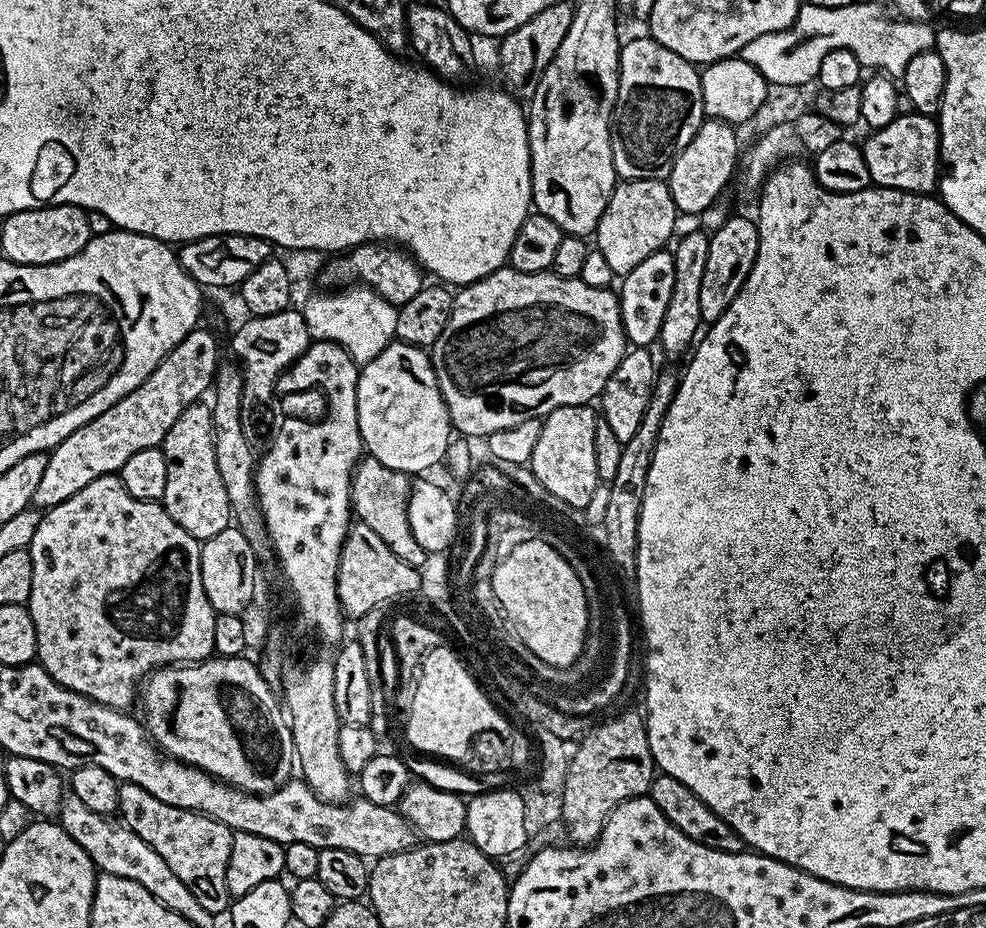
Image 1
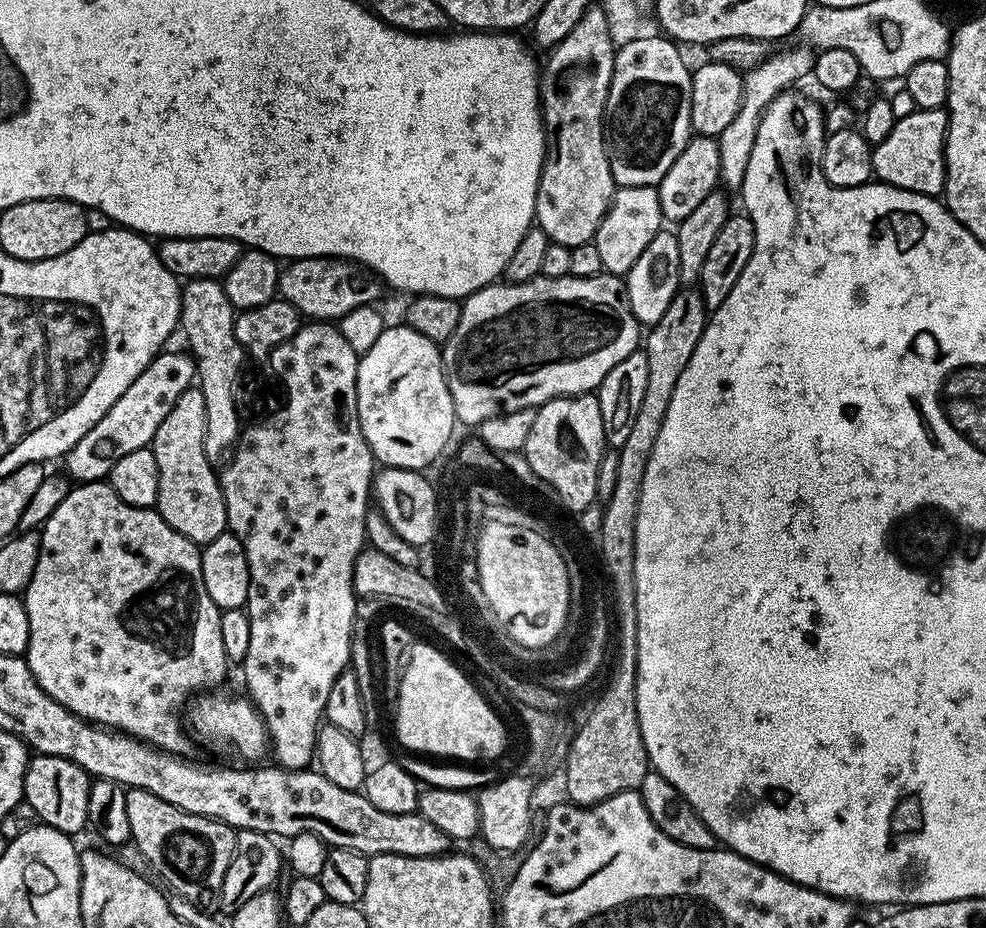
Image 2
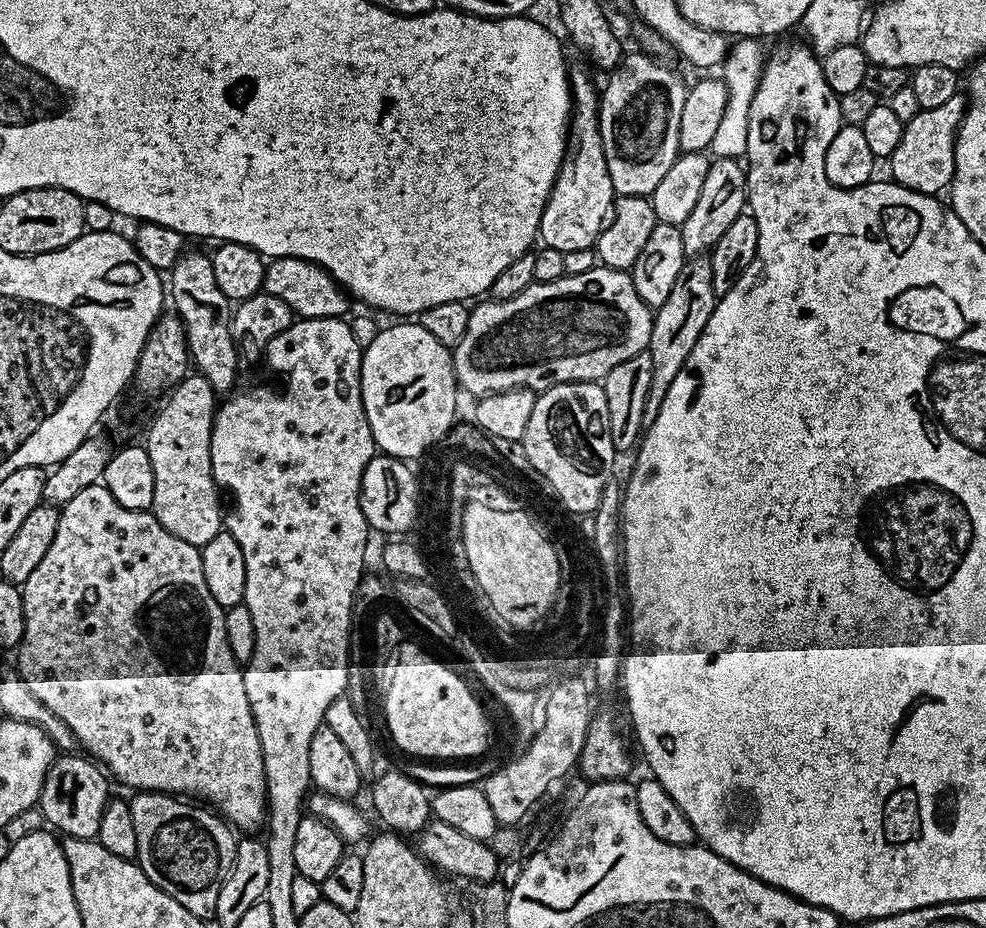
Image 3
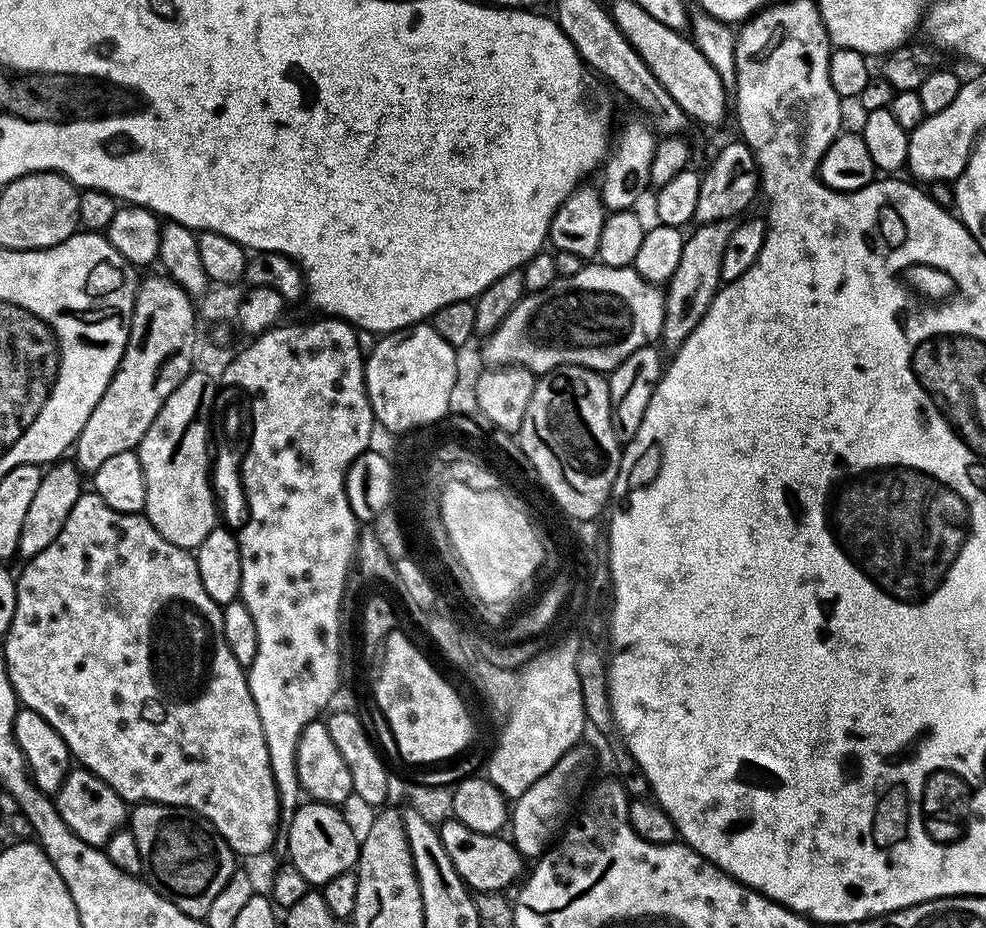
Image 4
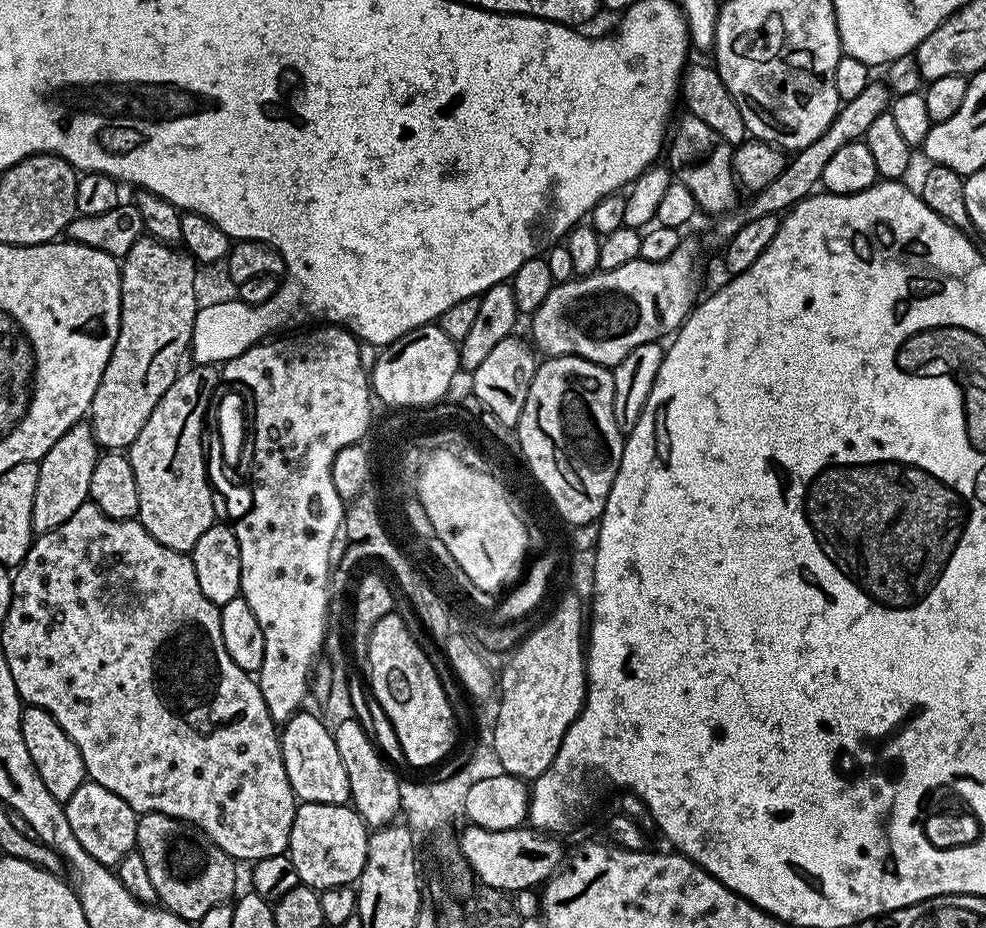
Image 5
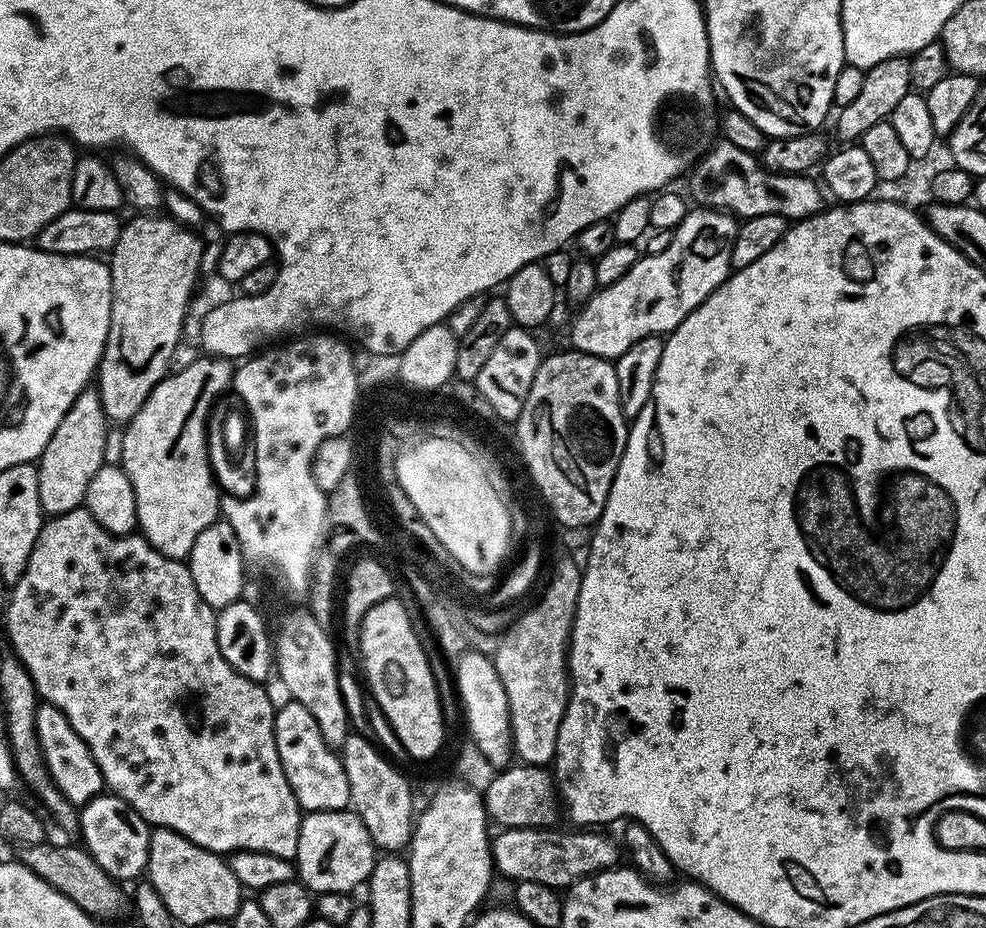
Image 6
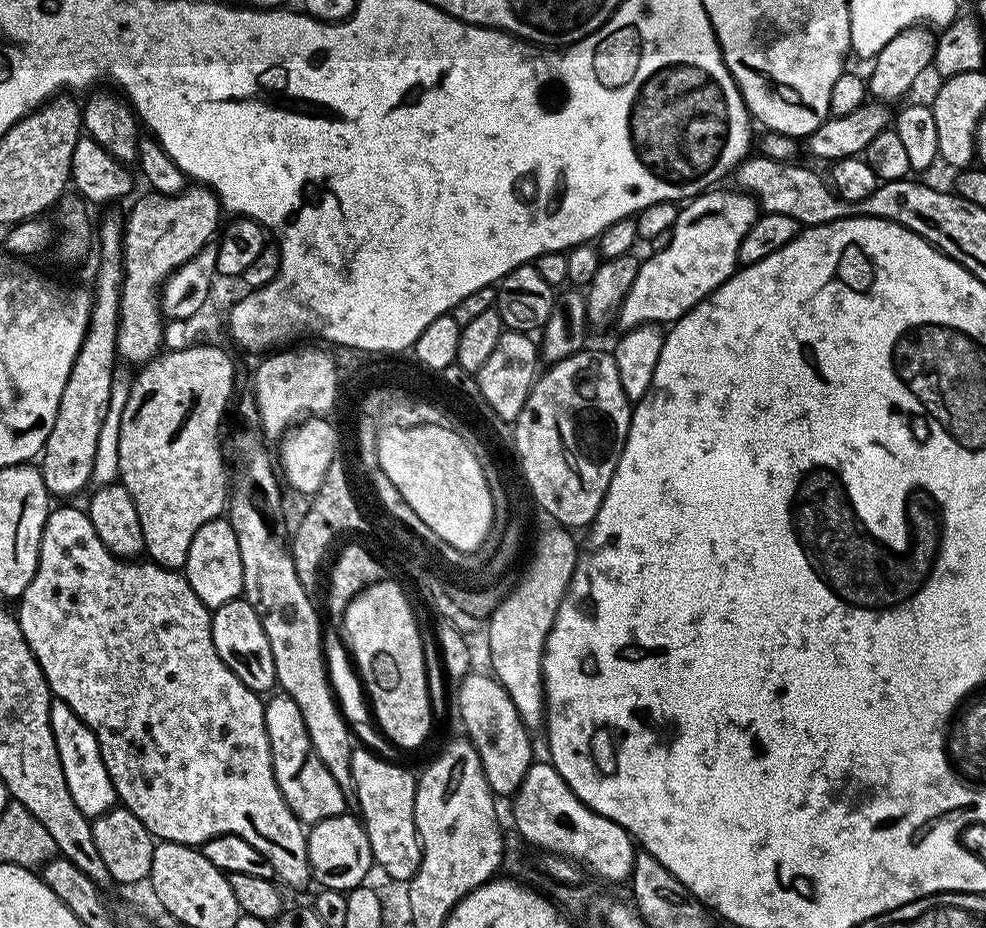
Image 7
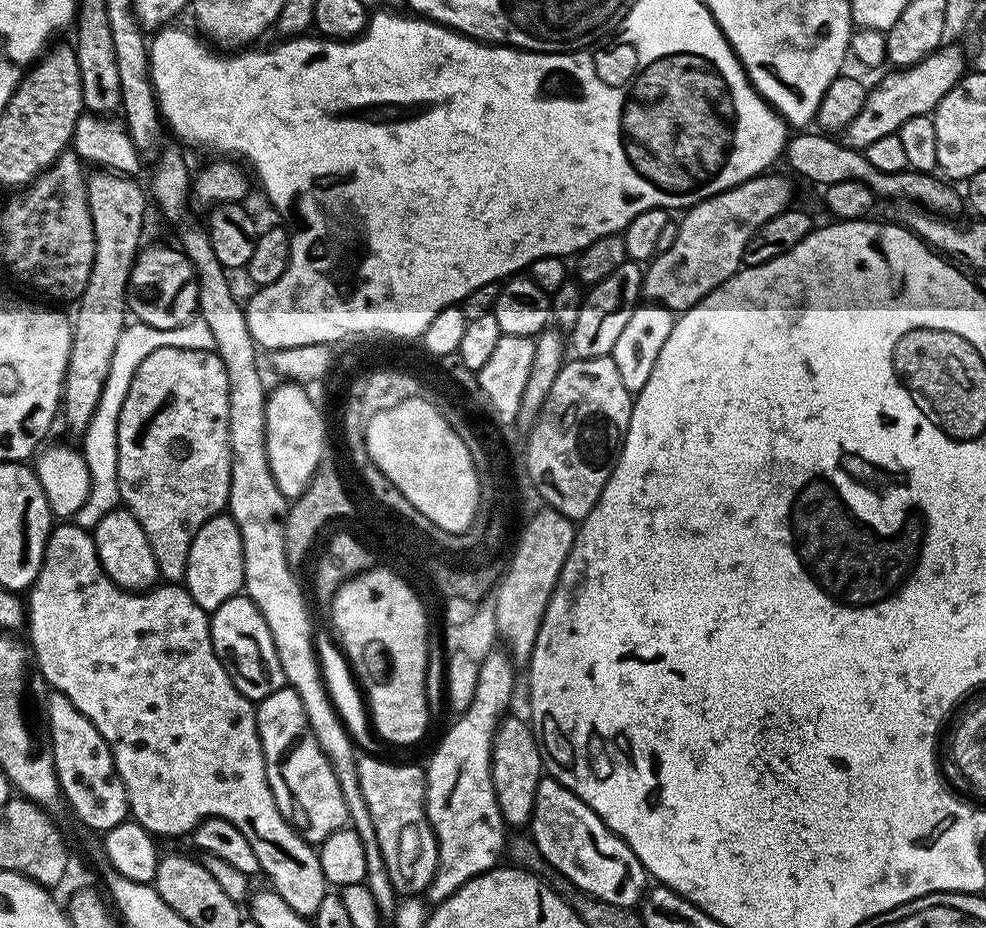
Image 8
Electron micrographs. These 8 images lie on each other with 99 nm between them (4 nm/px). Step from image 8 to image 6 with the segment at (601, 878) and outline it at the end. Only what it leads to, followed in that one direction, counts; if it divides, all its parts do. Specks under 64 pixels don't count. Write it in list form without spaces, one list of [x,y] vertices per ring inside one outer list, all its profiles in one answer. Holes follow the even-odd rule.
[[[517,763],[497,771],[488,788],[483,789],[484,809],[504,828],[547,828],[555,825],[558,789],[547,767]]]

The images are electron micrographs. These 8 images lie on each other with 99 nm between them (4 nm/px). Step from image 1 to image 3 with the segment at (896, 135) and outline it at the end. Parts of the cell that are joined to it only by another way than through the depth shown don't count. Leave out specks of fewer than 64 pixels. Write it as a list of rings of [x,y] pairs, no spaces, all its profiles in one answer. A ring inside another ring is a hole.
[[[958,94],[943,106],[923,109],[916,117],[907,121],[902,142],[898,142],[898,150],[894,150],[890,157],[891,179],[904,188],[927,196],[936,196],[943,188],[945,191],[952,182],[956,132],[960,129],[960,123],[964,121],[965,111],[965,97]]]

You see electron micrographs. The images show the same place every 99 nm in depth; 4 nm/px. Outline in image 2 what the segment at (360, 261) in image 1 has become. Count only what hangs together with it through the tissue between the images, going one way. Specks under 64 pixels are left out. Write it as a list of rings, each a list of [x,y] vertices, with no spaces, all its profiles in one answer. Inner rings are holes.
[[[301,256],[283,265],[278,292],[298,309],[301,317],[316,322],[338,322],[350,314],[350,310],[375,305],[375,300],[386,292],[386,285],[376,273],[350,260],[334,256]]]

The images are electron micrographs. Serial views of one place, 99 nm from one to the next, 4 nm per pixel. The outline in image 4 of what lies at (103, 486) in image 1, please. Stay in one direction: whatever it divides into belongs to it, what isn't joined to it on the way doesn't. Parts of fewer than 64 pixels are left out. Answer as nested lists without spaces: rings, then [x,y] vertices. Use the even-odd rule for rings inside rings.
[[[84,490],[81,491],[78,502],[74,502],[74,510],[70,510],[70,518],[66,518],[66,526],[62,526],[62,534],[58,534],[58,538],[54,538],[54,542],[50,542],[50,546],[46,546],[46,550],[42,550],[42,554],[31,557],[25,564],[28,565],[16,576],[18,606],[14,606],[14,622],[10,622],[10,630],[3,633],[2,636],[2,640],[4,640],[2,658],[8,667],[8,677],[16,692],[17,701],[27,711],[42,714],[42,718],[46,718],[46,722],[50,722],[52,729],[60,735],[62,742],[66,742],[73,761],[79,762],[102,782],[108,783],[123,800],[131,802],[133,805],[147,802],[149,804],[172,804],[176,808],[191,808],[192,811],[197,812],[199,816],[206,818],[216,827],[218,834],[222,834],[222,838],[231,846],[237,857],[262,855],[275,842],[276,827],[281,827],[282,824],[278,790],[274,786],[274,774],[270,770],[270,753],[266,751],[266,734],[262,734],[262,718],[258,718],[258,706],[254,706],[254,698],[250,694],[246,669],[236,661],[234,654],[230,654],[230,646],[226,646],[226,634],[222,630],[224,614],[221,605],[216,604],[214,598],[210,598],[210,594],[206,594],[206,586],[202,586],[202,574],[198,574],[195,555],[187,548],[174,546],[174,542],[166,542],[166,538],[162,538],[162,534],[158,534],[158,530],[154,530],[154,526],[149,522],[147,516],[134,512],[110,510],[110,506],[106,506],[106,502],[102,502],[98,493]]]

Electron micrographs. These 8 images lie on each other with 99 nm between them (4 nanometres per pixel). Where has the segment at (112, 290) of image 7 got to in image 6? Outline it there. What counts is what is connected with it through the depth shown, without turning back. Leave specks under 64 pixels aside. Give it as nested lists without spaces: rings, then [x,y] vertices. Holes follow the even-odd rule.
[[[92,386],[82,389],[74,398],[70,410],[66,410],[62,422],[58,422],[58,430],[54,430],[50,442],[46,442],[44,453],[38,461],[38,498],[40,511],[45,517],[61,516],[83,505],[90,478],[94,478],[94,474],[98,474],[100,467],[105,464],[109,431],[110,421],[102,410],[99,391]]]

